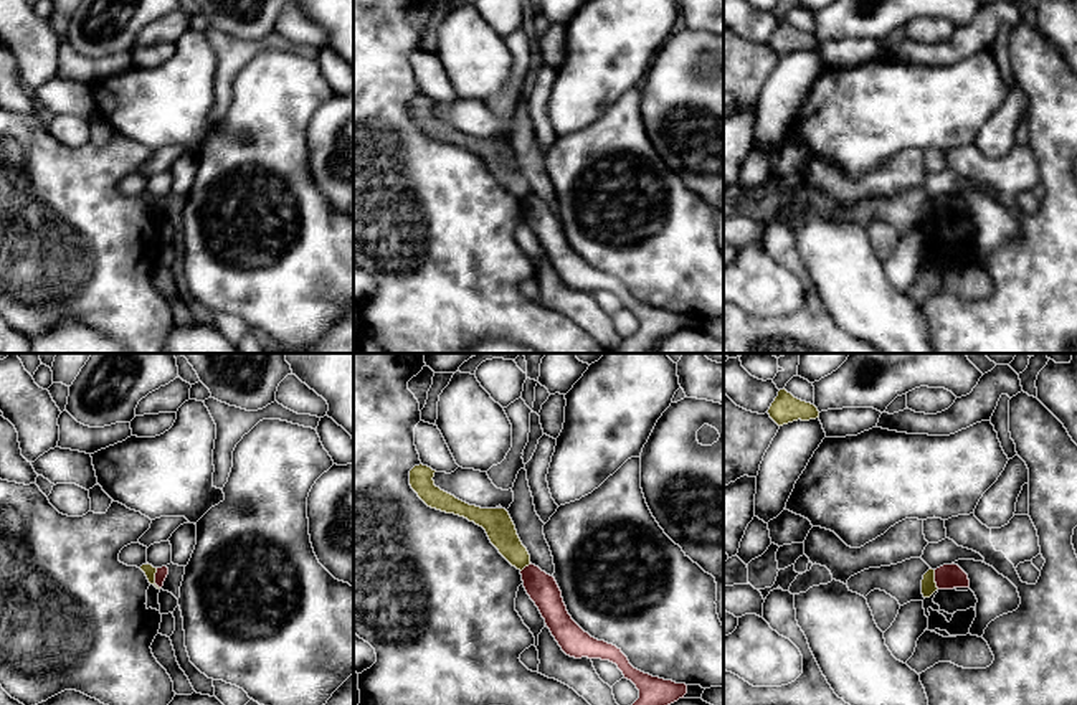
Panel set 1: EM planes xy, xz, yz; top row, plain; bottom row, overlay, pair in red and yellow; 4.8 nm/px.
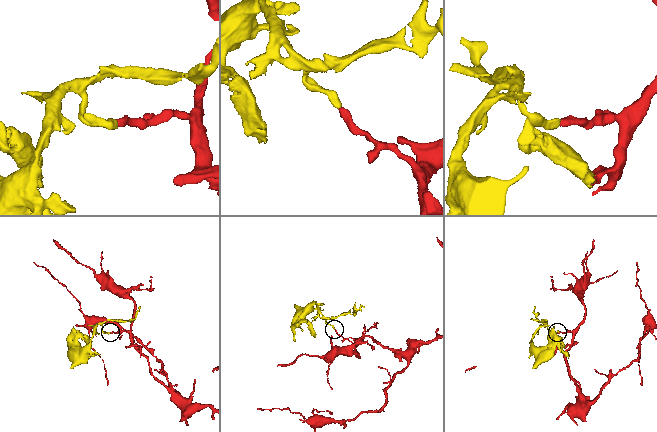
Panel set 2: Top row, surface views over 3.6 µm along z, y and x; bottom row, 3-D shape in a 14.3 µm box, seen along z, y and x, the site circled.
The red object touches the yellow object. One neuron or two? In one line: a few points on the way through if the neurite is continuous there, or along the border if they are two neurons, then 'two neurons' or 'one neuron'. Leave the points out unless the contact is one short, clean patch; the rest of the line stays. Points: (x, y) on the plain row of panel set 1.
border xy (156, 198), (156, 215), (159, 218); two neurons

